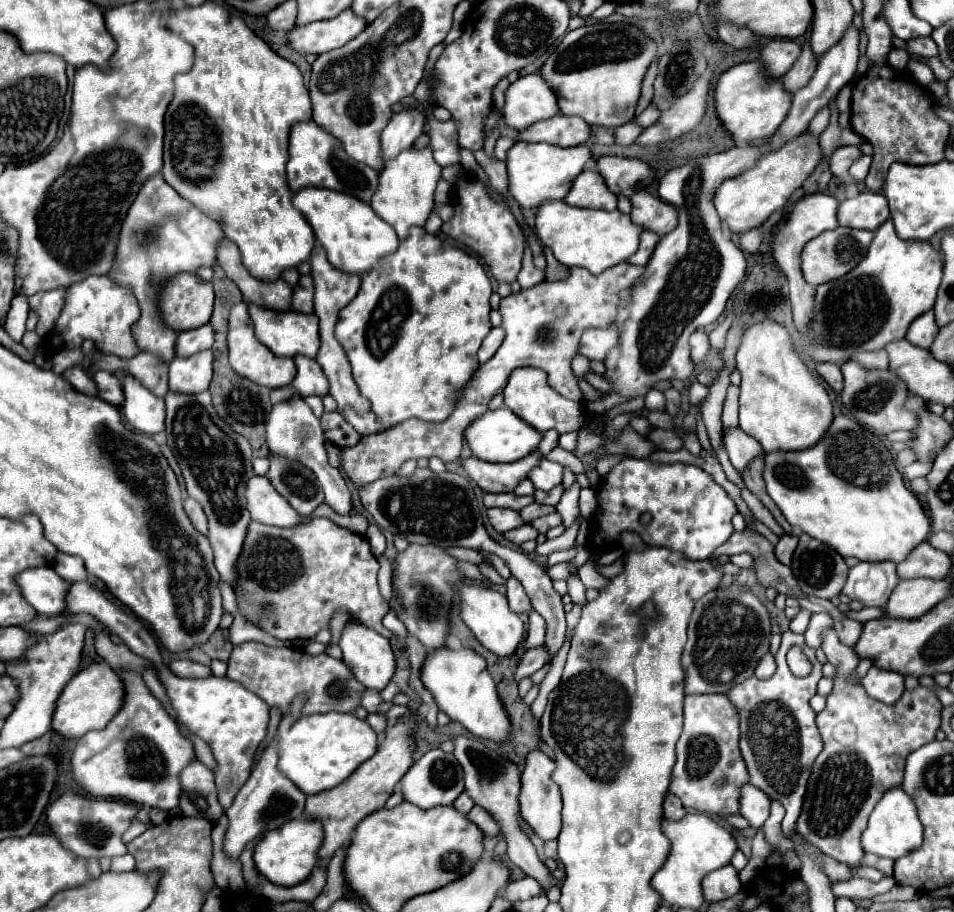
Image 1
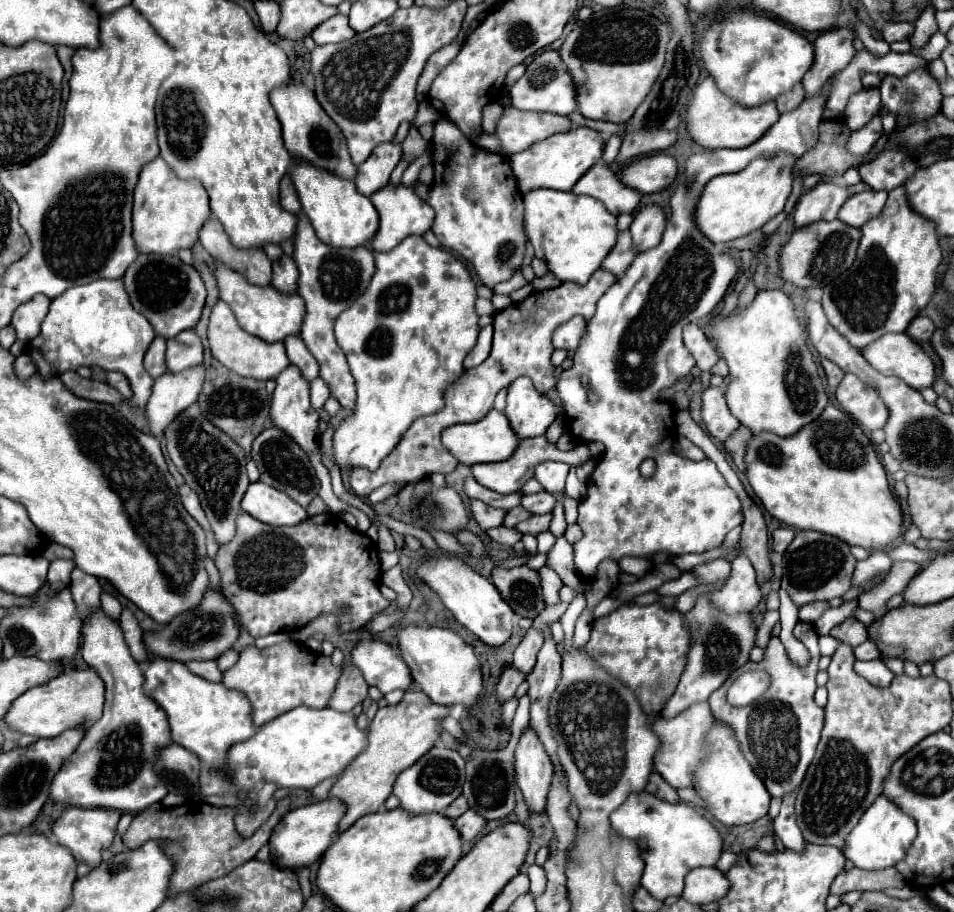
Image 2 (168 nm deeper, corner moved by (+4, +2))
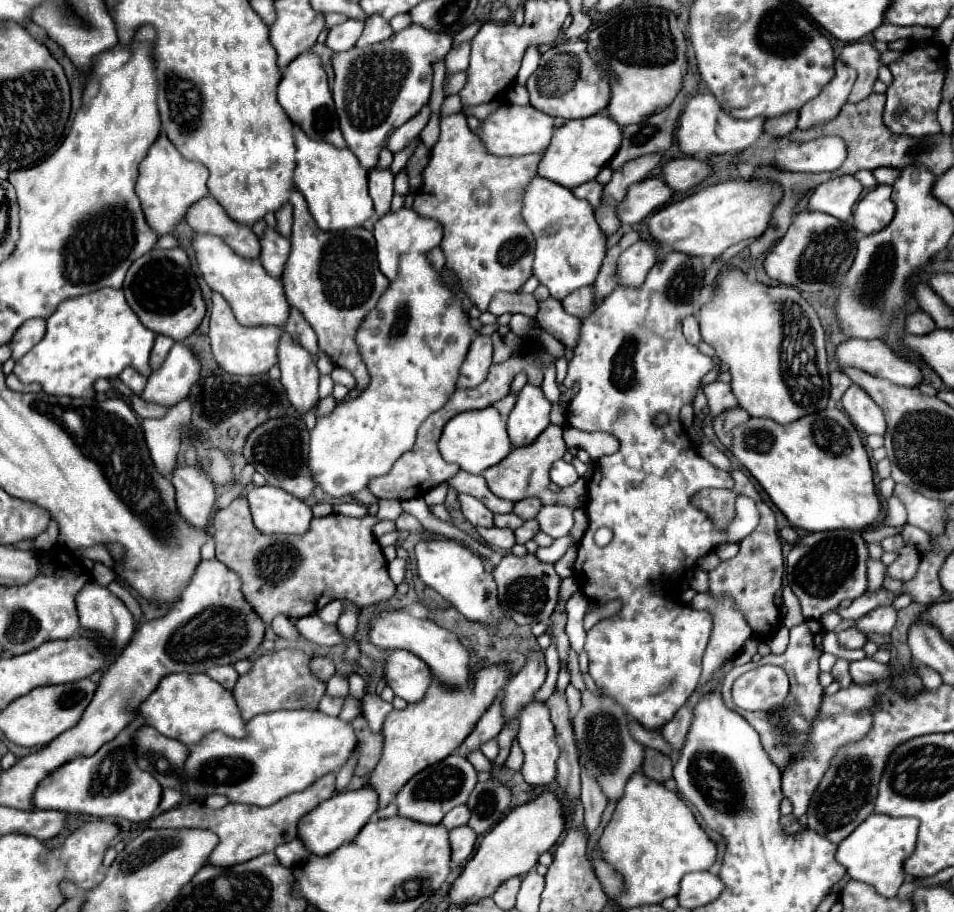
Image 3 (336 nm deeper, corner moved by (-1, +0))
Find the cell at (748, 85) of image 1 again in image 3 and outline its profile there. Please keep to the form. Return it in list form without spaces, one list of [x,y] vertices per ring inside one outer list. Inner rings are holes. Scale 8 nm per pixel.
[[[703,92],[693,96],[681,118],[679,118],[679,128],[677,128],[677,142],[683,154],[689,156],[709,156],[709,154],[727,154],[727,152],[741,152],[747,146],[751,146],[763,132],[765,118],[753,118],[753,120],[741,120],[733,118],[729,112],[725,112],[719,104],[717,98],[711,92]]]

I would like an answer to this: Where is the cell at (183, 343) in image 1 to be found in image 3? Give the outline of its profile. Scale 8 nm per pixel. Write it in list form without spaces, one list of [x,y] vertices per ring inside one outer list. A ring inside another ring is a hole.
[[[177,342],[163,366],[149,376],[141,398],[147,402],[171,406],[177,400],[187,398],[191,386],[197,384],[199,378],[201,362],[195,356],[195,350],[187,344]]]

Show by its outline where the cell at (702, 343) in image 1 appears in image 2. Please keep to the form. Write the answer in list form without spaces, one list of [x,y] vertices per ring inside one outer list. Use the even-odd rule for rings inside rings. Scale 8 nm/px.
[[[688,324],[684,328],[684,346],[690,350],[690,354],[696,358],[696,366],[700,370],[710,370],[718,360],[718,352],[708,342],[704,330],[698,324]]]

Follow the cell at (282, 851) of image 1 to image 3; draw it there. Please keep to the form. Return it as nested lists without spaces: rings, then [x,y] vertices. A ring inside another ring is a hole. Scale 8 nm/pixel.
[[[361,788],[361,790],[351,790],[351,792],[339,792],[325,800],[321,806],[313,808],[307,816],[299,820],[299,832],[297,838],[305,844],[309,854],[315,856],[325,856],[337,846],[353,840],[357,832],[367,824],[367,820],[375,814],[377,810],[377,794],[371,792],[371,788]]]

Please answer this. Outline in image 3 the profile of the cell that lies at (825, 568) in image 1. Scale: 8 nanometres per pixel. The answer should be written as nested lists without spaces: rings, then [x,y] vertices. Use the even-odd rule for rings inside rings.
[[[833,530],[803,536],[789,552],[785,576],[801,602],[805,618],[815,618],[839,606],[841,600],[855,600],[867,588],[867,544],[859,532]]]

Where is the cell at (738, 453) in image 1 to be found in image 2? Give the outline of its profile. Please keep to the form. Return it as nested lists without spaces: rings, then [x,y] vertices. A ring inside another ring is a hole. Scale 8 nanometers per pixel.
[[[714,386],[702,392],[702,420],[710,436],[714,436],[720,442],[724,442],[736,430],[736,426],[740,426],[740,422],[732,416],[732,412],[726,406],[722,388]]]

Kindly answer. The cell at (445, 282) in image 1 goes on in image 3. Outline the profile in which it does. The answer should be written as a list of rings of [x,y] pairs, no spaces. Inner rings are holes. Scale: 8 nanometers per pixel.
[[[403,252],[399,256],[399,272],[391,280],[389,288],[379,298],[373,312],[369,312],[355,334],[355,344],[369,370],[371,382],[361,396],[343,400],[335,410],[317,420],[311,432],[309,468],[317,484],[333,498],[355,494],[367,486],[375,476],[389,472],[393,462],[415,444],[415,432],[421,422],[443,408],[457,388],[459,368],[467,356],[467,348],[477,332],[469,324],[469,316],[463,310],[455,290],[443,282],[441,274],[433,268],[425,252]]]

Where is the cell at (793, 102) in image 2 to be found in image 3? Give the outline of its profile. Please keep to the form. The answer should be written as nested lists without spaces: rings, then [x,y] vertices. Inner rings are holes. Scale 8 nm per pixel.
[[[791,110],[791,112],[787,112],[787,114],[769,118],[769,120],[765,122],[765,132],[771,134],[771,136],[789,136],[789,134],[797,128],[797,114],[799,114],[799,112]]]

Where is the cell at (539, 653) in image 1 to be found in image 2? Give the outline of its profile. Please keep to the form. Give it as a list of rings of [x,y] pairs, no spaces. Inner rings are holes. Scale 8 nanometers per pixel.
[[[506,668],[504,674],[502,674],[502,678],[500,678],[500,682],[498,682],[498,686],[496,686],[496,700],[498,700],[500,704],[504,704],[506,700],[510,700],[510,698],[514,696],[516,688],[518,688],[522,682],[524,682],[524,674],[518,674],[516,670]]]

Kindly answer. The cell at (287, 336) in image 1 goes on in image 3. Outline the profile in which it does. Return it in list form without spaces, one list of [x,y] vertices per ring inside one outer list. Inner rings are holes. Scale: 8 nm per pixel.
[[[195,234],[193,246],[205,282],[213,288],[213,292],[219,292],[231,304],[233,314],[241,326],[277,326],[277,328],[285,326],[291,306],[285,296],[281,280],[271,278],[261,264],[245,264],[245,260],[241,260],[241,256],[237,256],[217,236]]]

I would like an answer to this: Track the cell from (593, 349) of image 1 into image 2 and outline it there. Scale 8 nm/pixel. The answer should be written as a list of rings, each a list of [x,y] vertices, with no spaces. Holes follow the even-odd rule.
[[[574,316],[568,322],[560,324],[552,336],[554,348],[556,350],[560,350],[560,348],[562,350],[576,350],[580,344],[580,338],[584,334],[584,328],[586,328],[586,320],[582,316]]]

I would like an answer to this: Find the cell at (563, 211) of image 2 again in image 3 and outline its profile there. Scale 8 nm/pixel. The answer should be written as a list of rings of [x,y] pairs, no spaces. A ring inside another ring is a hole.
[[[535,176],[523,196],[523,220],[537,240],[533,276],[537,276],[539,282],[549,288],[553,298],[563,300],[569,292],[573,292],[581,286],[591,286],[595,282],[599,268],[603,264],[603,258],[607,254],[607,236],[601,232],[601,226],[597,224],[595,214],[593,214],[593,206],[587,200],[579,200],[577,196],[573,196],[573,192],[569,188],[565,188],[561,184]]]

